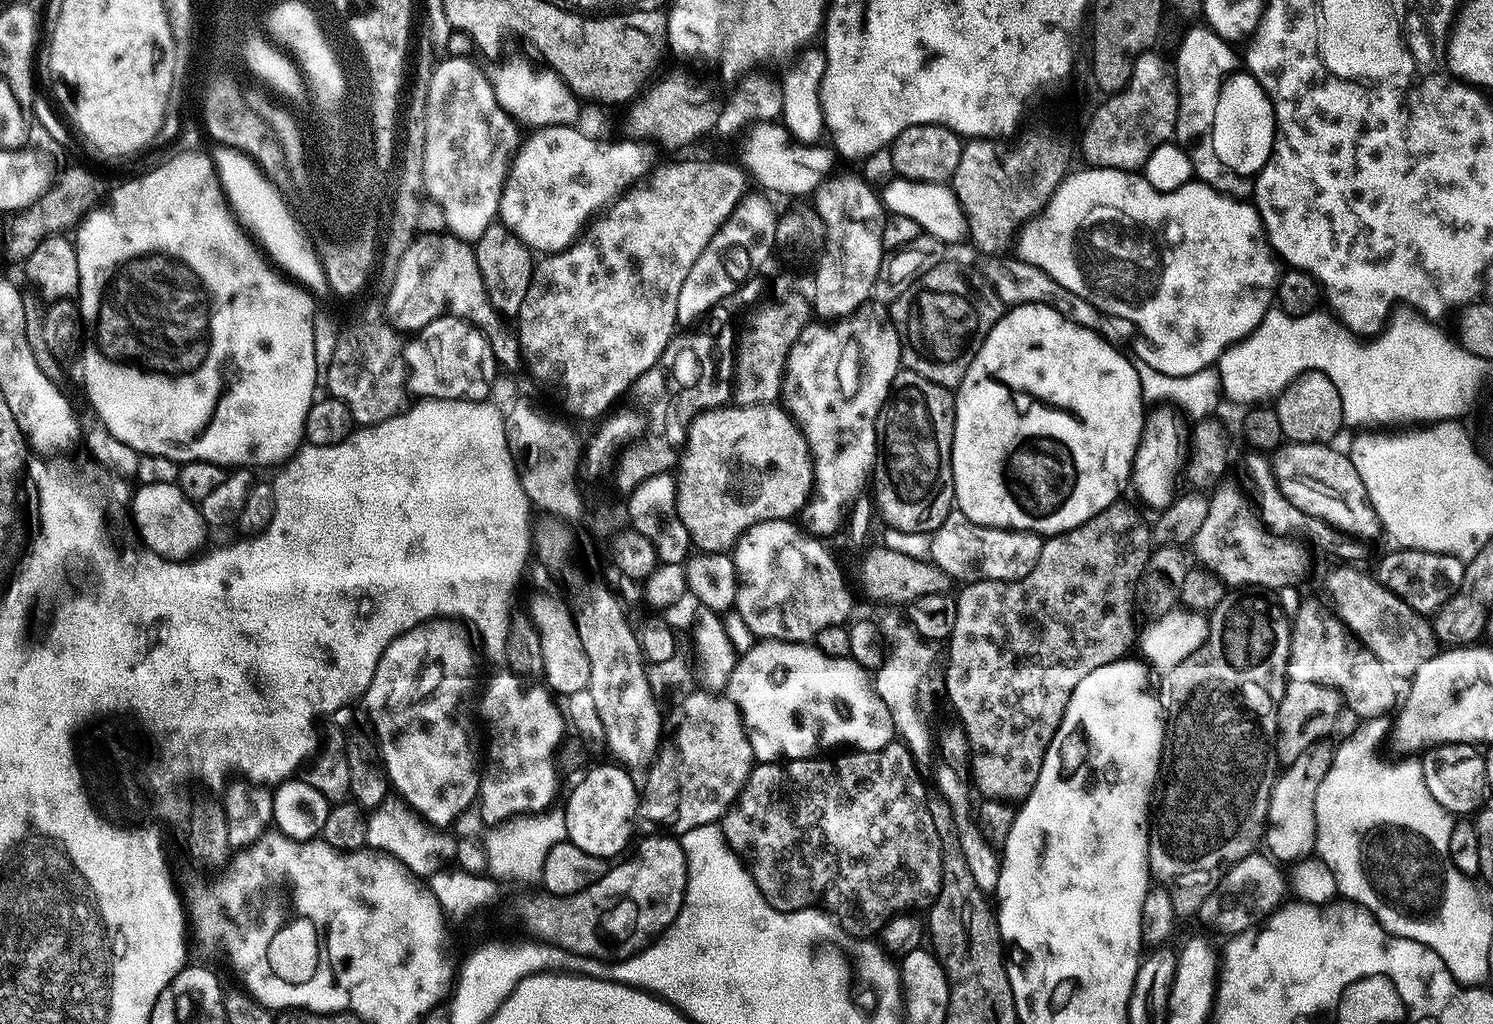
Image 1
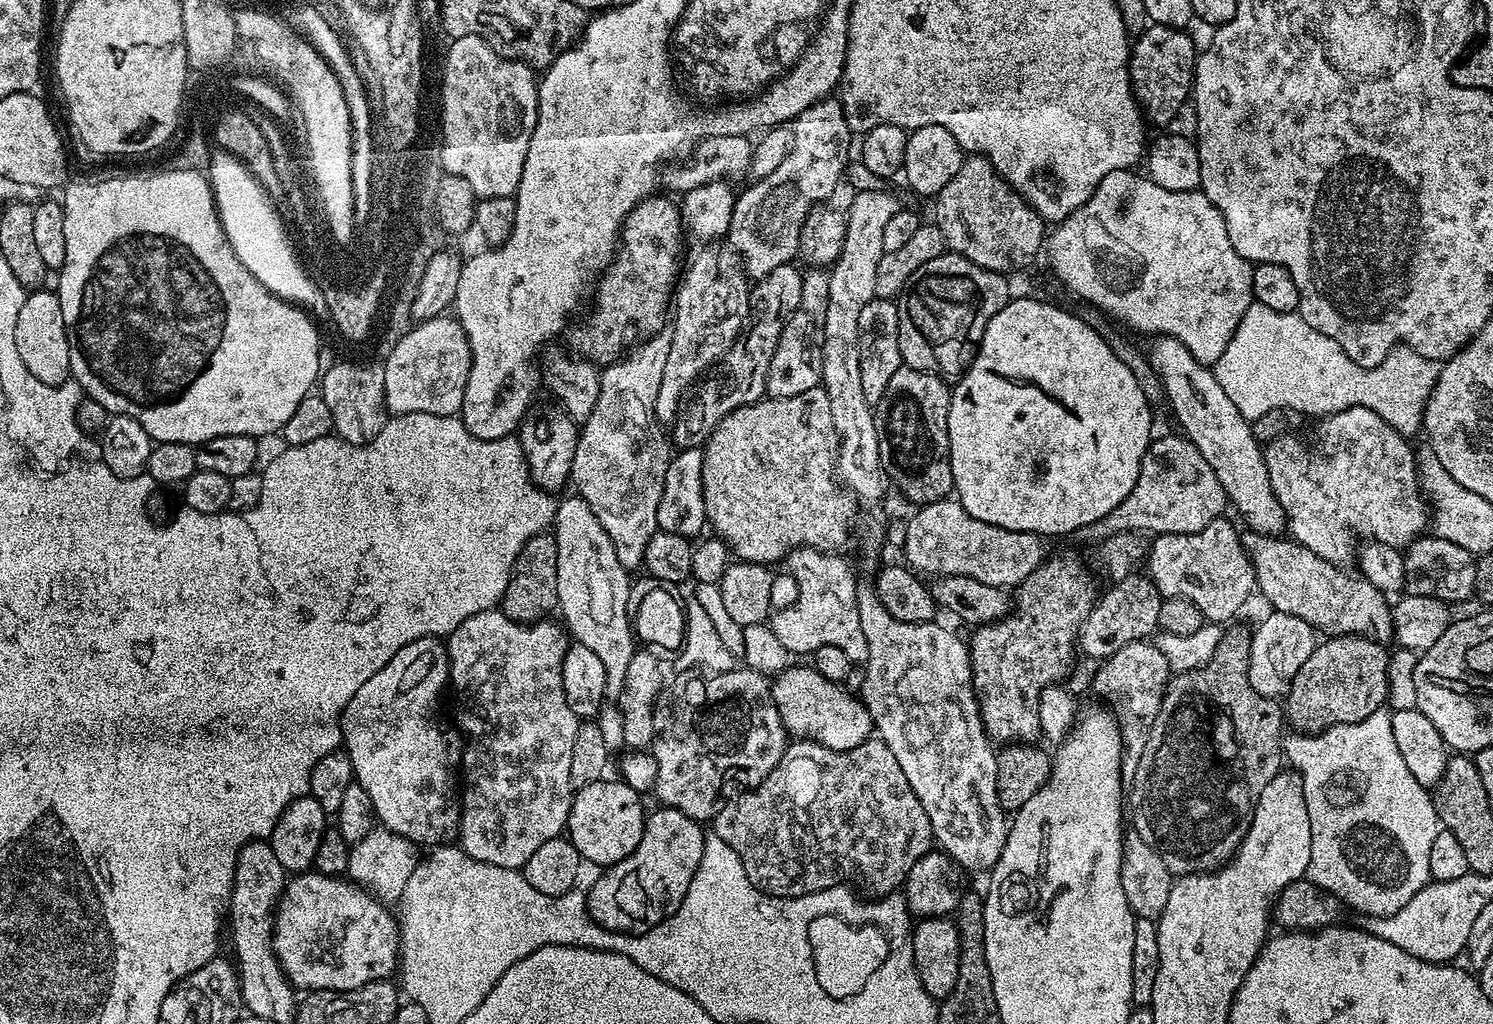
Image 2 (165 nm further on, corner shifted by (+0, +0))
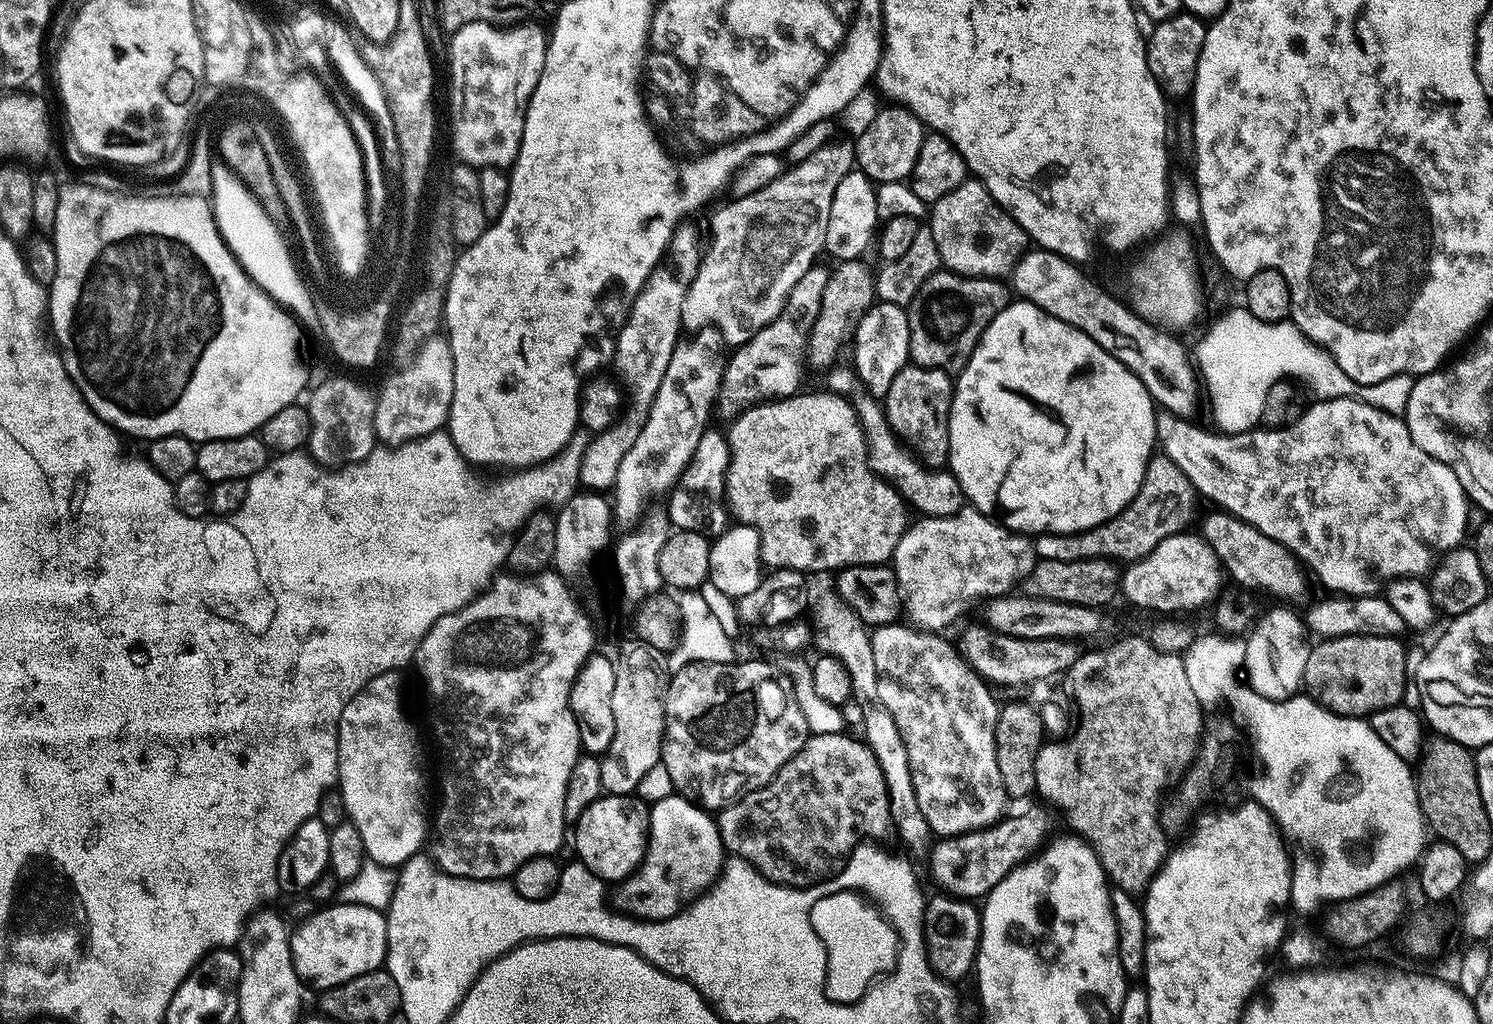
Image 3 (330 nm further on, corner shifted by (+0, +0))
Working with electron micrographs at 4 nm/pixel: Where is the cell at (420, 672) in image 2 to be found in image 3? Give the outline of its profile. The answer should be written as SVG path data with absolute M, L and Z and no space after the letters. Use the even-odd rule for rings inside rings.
M387 672L381 676L375 676L346 706L340 715L340 733L338 734L338 791L344 800L344 809L347 812L347 819L358 830L362 836L362 846L365 857L373 864L384 864L389 869L402 866L409 858L417 855L424 844L424 831L429 831L430 824L424 821L424 804L420 801L420 752L416 749L416 732L412 729L410 721L404 717L404 700L400 697L400 680L396 672Z

